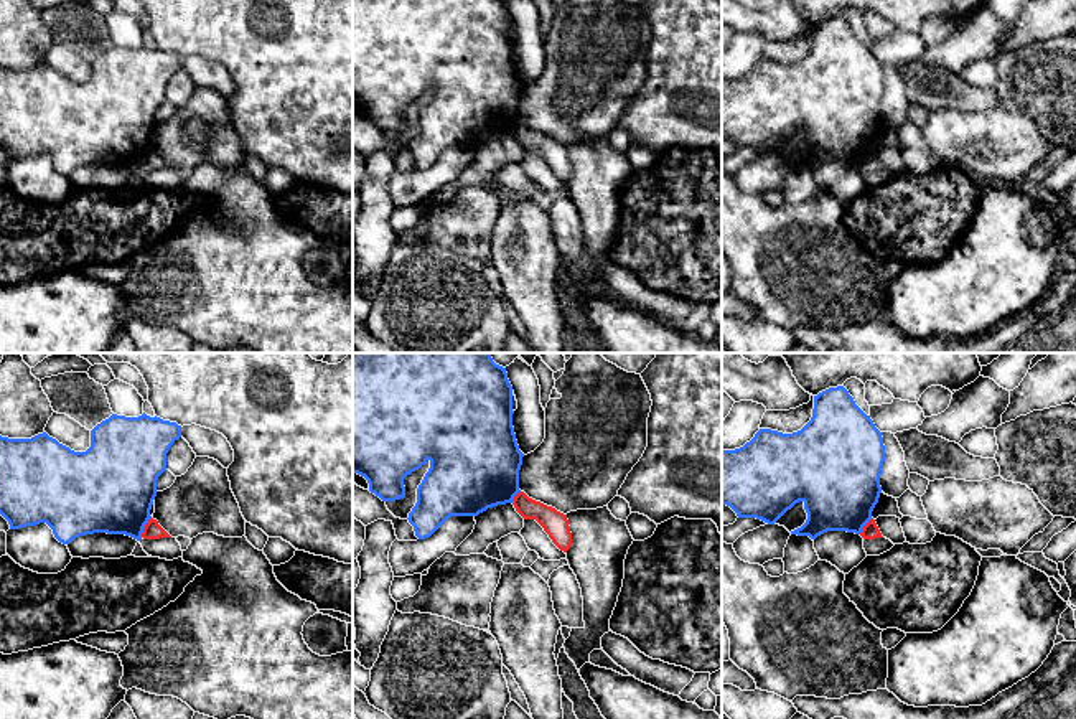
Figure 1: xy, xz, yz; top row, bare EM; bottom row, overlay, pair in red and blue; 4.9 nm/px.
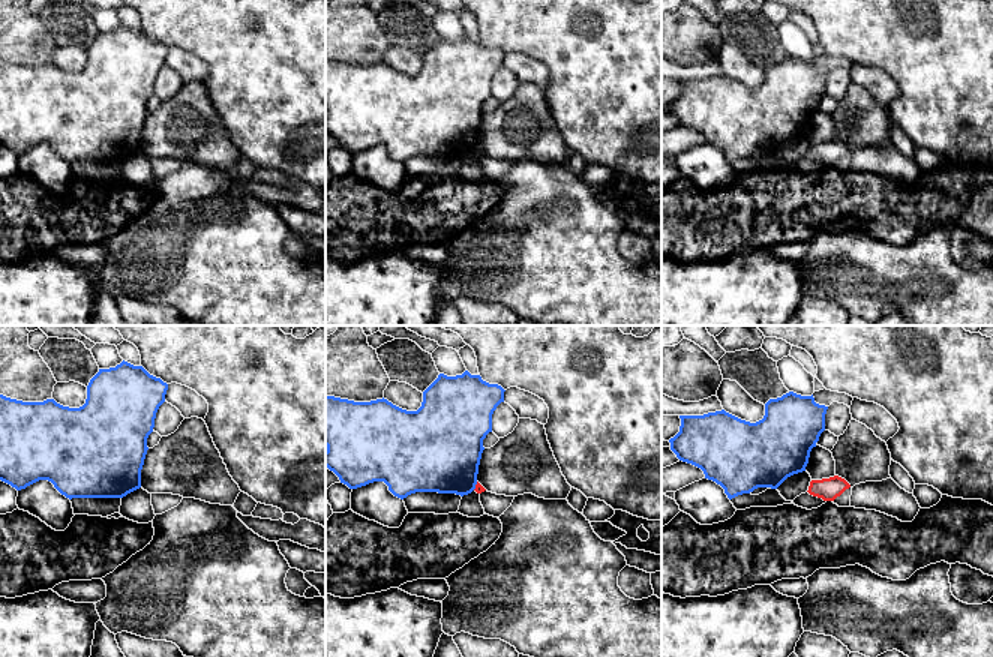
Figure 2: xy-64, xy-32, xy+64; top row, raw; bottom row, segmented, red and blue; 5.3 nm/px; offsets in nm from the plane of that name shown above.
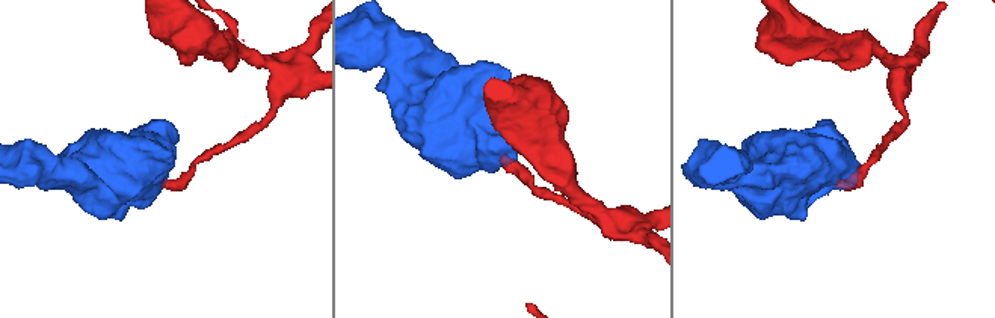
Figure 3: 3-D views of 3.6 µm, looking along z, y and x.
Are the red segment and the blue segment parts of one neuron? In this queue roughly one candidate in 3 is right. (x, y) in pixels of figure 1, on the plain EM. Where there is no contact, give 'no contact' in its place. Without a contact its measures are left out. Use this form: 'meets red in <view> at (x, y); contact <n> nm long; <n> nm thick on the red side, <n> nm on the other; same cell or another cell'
meets red in xy at (145, 157); contact 120 nm long; 90 nm thick on the red side, 440 nm on the other; another cell

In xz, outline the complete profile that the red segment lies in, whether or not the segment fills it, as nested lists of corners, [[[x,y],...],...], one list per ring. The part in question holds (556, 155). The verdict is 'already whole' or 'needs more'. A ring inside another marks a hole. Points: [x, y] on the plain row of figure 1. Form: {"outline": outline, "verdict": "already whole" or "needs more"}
{"outline": [[[521,120],[514,127],[512,135],[524,150],[536,150],[560,181],[567,183],[570,180],[572,163],[567,145],[529,129]]], "verdict": "already whole"}

